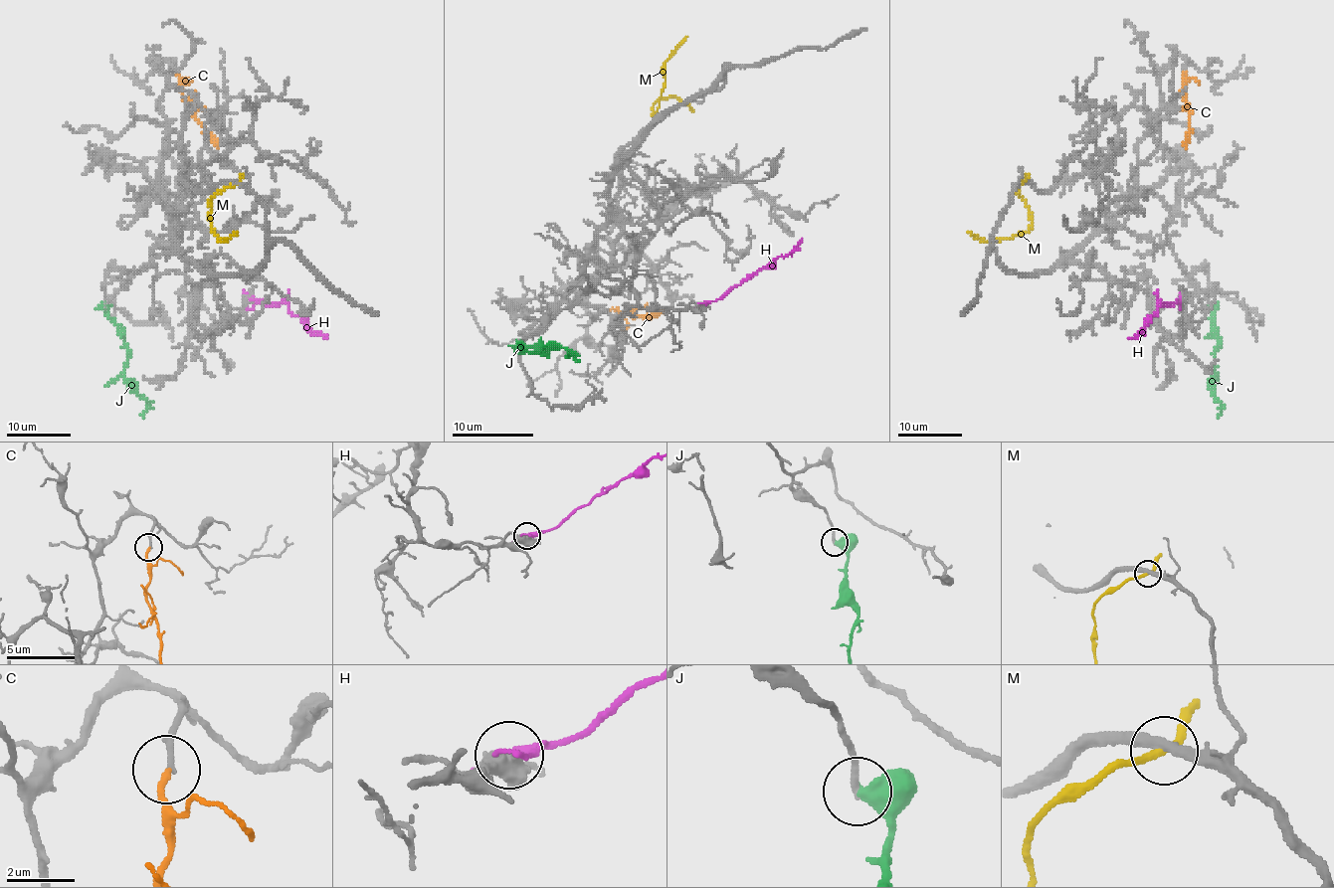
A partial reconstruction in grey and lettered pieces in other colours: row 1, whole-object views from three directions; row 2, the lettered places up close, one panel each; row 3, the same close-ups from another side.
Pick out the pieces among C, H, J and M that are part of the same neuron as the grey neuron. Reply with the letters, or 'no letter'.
C

